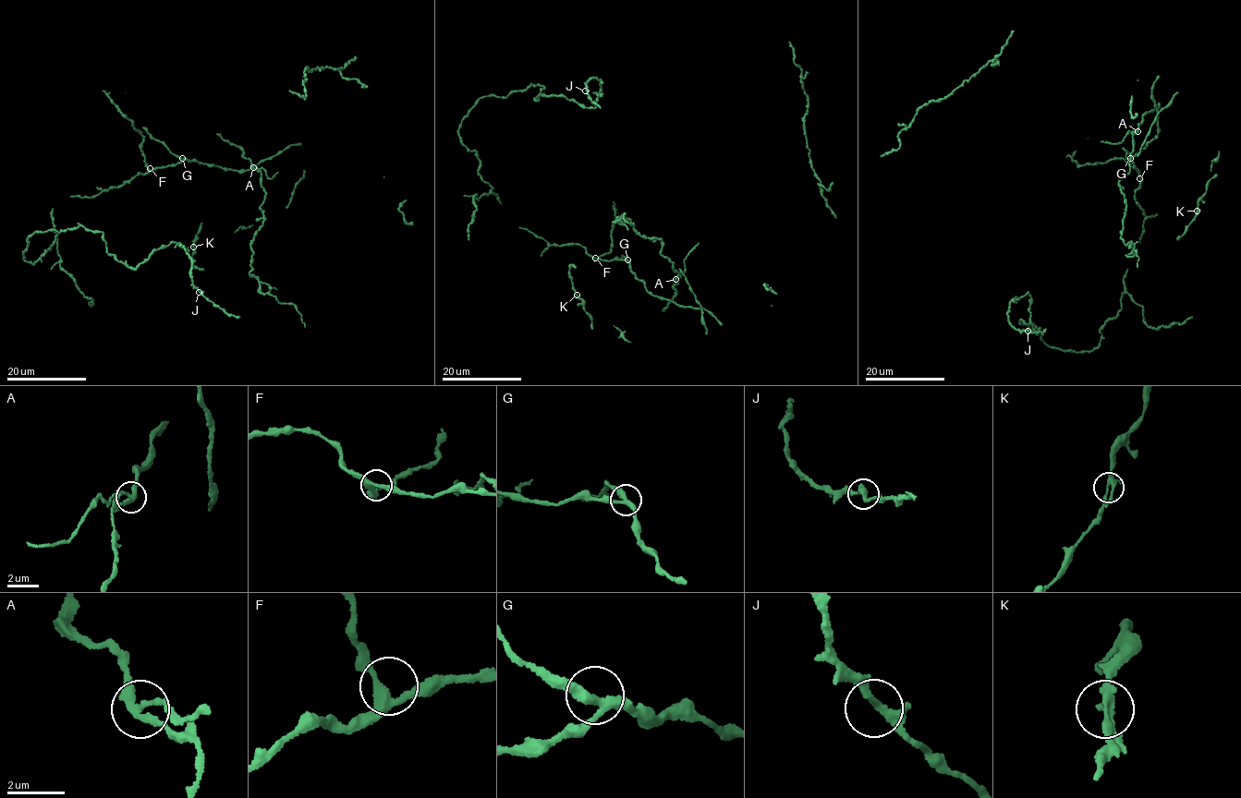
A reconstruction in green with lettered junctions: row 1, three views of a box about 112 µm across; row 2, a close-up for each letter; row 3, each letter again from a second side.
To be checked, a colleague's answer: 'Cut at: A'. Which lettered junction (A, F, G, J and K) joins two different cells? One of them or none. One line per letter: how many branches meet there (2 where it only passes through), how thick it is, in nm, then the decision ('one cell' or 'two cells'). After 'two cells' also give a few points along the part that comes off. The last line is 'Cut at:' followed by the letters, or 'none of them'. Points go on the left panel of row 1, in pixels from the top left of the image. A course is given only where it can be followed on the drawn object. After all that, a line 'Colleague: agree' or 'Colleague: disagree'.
A: 3 branches meet; 240 nm thick; two cells; foreign part runs (252, 167), (261, 168), (268, 178), (278, 173)
F: 3 branches meet; 280 nm thick; one cell
G: 3 branches meet; 320 nm thick; one cell
J: 3 branches meet; 240 nm thick; one cell
K: 3 branches meet; 200 nm thick; one cell
Cut at: A
Colleague: agree

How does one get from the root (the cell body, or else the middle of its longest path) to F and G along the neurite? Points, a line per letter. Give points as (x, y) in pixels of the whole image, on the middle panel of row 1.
F: (555, 246), (578, 244), (595, 258)
G: (555, 246), (578, 244), (595, 258), (627, 259)

